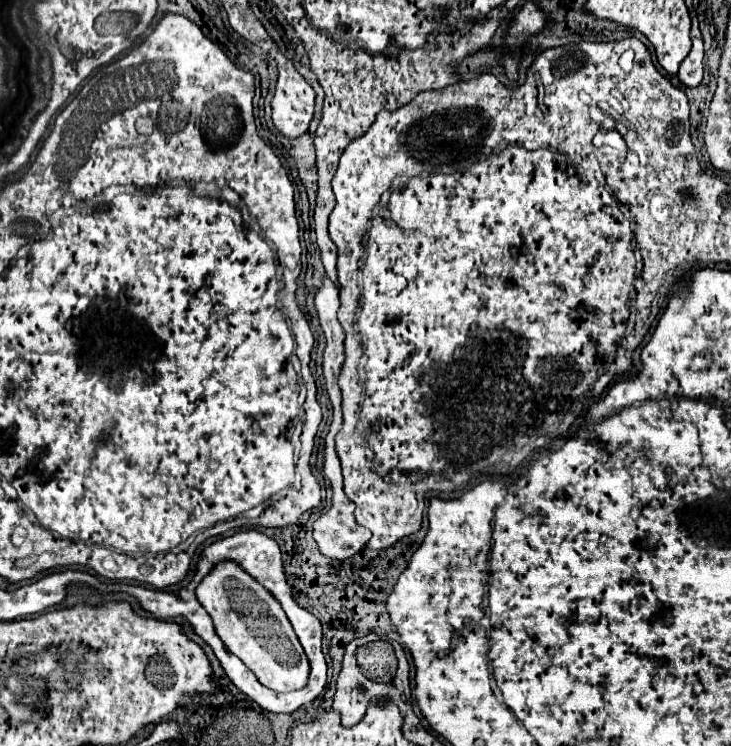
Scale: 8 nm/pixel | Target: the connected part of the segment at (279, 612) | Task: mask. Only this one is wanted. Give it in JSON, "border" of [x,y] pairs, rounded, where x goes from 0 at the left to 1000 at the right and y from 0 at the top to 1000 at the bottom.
{"border":[[[300,755],[272,782],[269,803],[289,824],[294,849],[305,865],[324,878],[363,921],[373,926],[406,926],[420,918],[423,886],[390,819],[371,795],[365,795],[321,755]]]}

